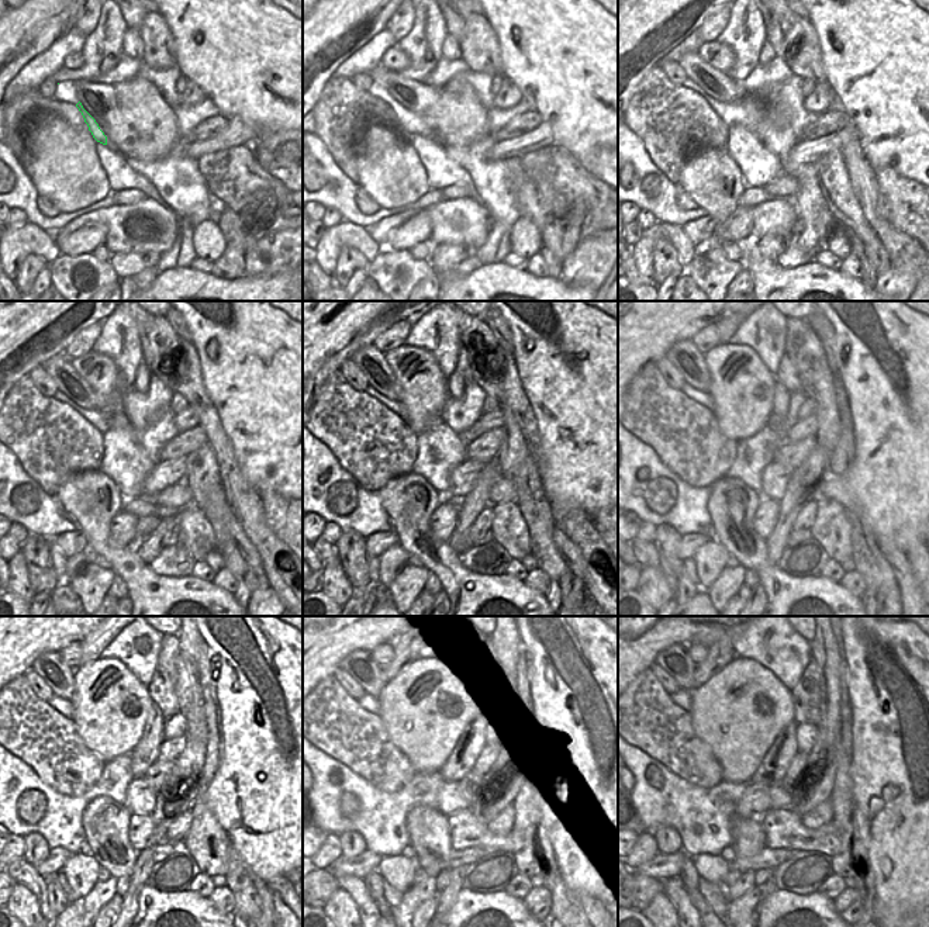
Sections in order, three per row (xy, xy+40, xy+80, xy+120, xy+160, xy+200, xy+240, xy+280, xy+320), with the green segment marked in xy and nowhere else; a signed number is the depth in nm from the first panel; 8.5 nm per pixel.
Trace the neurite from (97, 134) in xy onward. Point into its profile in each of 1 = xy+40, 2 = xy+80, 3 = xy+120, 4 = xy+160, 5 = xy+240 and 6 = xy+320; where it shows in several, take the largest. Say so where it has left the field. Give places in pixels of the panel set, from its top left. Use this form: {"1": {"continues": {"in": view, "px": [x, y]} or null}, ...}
{"1": {"continues": {"in": "xy+40", "px": [413, 124]}}, "2": {"continues": {"in": "xy+80", "px": [743, 114]}}, "3": {"continues": {"in": "xy+120", "px": [100, 419]}}, "4": {"continues": {"in": "xy+160", "px": [397, 407]}}, "5": {"continues": {"in": "xy+240", "px": [62, 706]}}, "6": {"continues": {"in": "xy+320", "px": [681, 698]}}}

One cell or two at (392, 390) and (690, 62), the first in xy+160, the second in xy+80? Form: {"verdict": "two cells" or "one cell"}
{"verdict": "one cell"}

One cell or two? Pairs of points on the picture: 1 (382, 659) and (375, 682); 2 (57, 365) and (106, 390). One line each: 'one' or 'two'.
1: two
2: two

